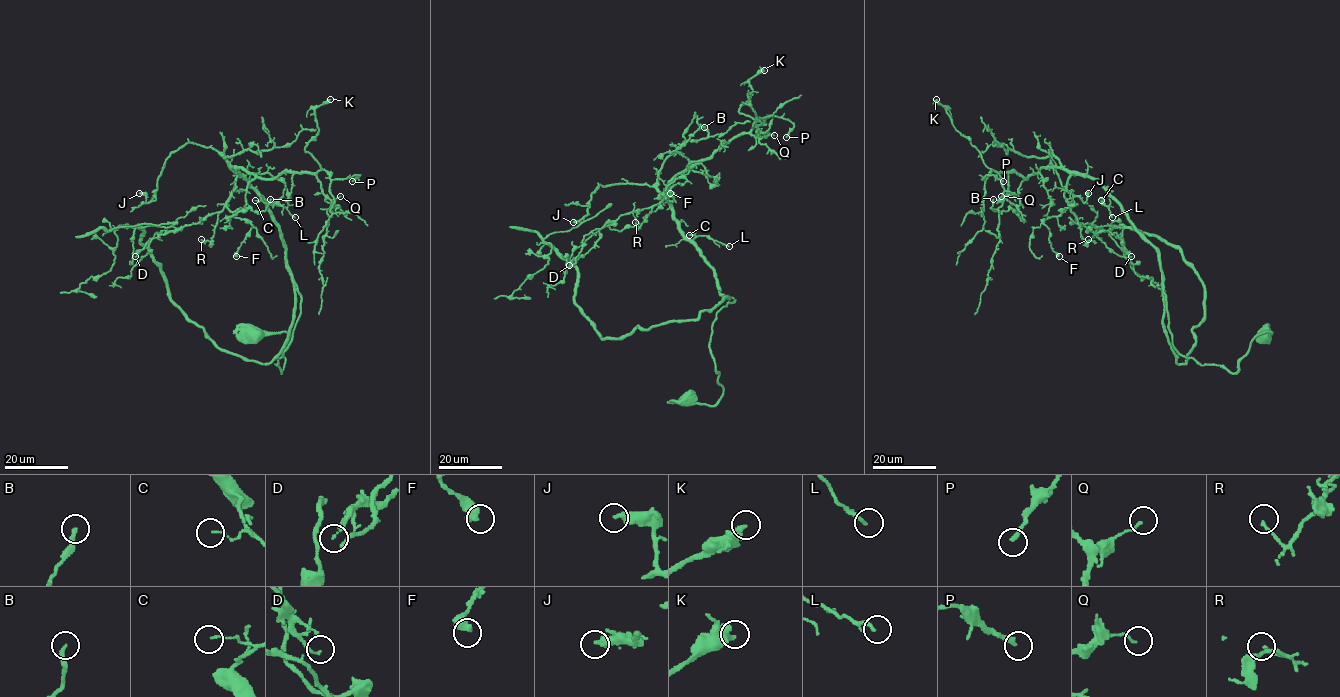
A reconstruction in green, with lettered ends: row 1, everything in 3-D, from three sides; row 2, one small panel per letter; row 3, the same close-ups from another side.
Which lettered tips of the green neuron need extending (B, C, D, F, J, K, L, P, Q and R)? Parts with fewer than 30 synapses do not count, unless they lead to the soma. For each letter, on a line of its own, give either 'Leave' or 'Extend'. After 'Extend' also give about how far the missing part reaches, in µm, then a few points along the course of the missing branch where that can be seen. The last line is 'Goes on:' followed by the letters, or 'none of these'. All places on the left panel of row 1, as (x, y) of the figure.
B: Leave
C: Leave
D: Leave
F: Leave
J: Leave
K: Leave
L: Leave
P: Leave
Q: Leave
R: Leave
Goes on: none of these

